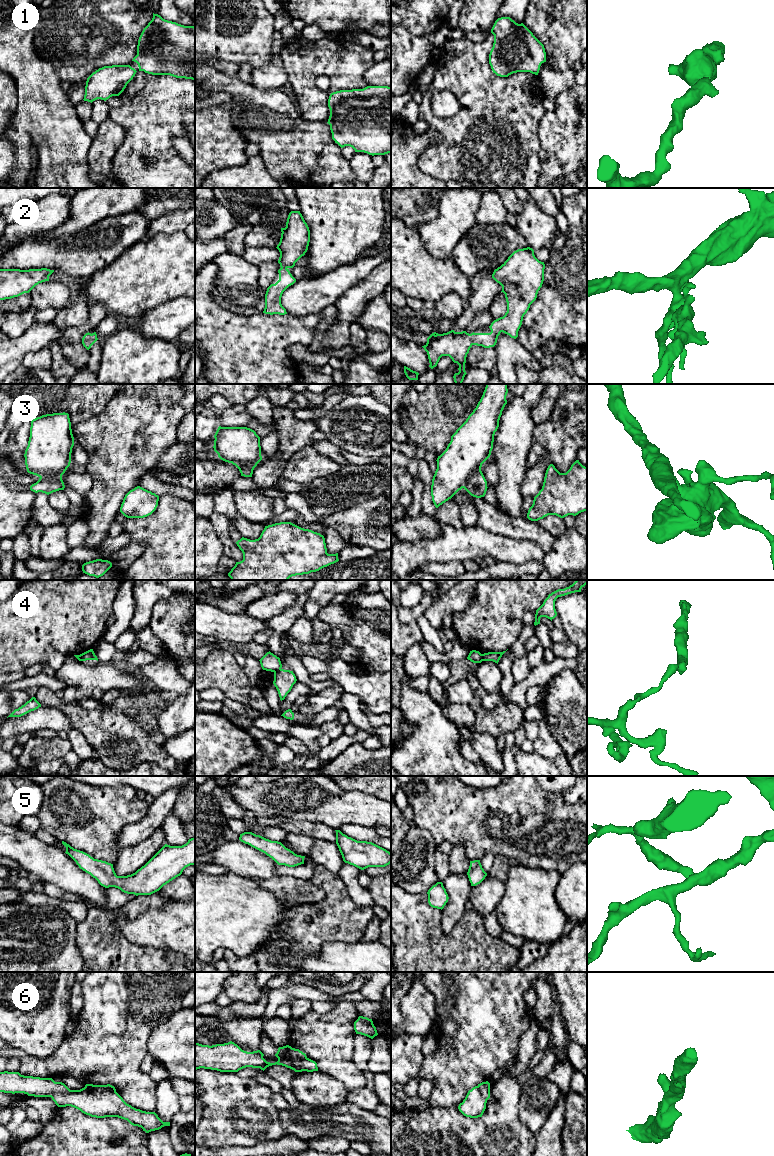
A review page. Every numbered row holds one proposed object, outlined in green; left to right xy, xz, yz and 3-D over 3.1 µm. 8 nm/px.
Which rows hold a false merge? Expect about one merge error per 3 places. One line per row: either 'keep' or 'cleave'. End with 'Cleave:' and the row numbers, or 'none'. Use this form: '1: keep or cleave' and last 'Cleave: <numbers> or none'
1: keep
2: keep
3: cleave
4: cleave
5: keep
6: keep
Cleave: 3, 4

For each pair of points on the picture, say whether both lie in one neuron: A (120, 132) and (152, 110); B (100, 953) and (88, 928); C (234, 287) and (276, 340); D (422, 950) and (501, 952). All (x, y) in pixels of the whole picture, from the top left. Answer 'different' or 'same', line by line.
A: different
B: same
C: different
D: same

